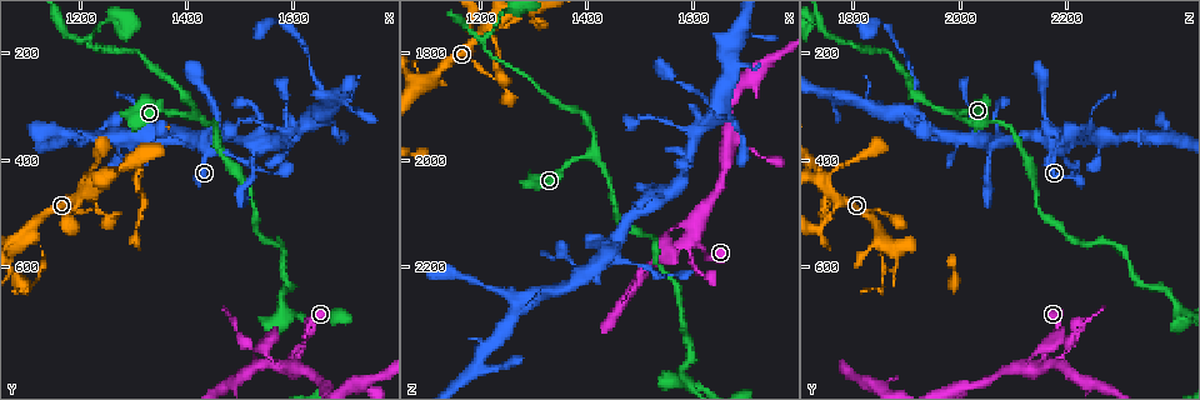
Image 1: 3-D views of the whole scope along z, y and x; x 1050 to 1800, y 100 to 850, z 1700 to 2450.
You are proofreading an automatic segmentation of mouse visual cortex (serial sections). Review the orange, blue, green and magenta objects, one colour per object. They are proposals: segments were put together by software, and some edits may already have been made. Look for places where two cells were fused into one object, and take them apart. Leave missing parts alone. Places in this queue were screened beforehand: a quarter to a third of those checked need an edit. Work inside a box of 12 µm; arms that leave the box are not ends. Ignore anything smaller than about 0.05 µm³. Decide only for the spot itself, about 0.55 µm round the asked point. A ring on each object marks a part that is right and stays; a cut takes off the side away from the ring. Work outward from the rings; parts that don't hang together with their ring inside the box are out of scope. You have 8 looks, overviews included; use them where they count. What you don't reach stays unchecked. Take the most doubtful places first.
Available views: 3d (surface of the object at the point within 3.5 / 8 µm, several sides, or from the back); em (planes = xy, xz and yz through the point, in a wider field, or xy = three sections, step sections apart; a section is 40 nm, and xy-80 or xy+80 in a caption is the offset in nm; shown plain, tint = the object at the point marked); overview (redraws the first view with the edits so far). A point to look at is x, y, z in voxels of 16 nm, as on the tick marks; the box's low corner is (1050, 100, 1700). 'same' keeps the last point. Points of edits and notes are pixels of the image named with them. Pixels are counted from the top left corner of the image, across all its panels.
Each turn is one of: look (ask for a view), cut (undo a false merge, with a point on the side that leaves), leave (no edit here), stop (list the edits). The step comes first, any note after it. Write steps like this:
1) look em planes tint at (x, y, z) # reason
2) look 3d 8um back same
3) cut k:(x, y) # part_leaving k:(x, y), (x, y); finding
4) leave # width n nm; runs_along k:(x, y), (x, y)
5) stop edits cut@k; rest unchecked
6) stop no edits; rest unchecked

look 3d 3.5um at (1210, 455, 1745) # three-way junction

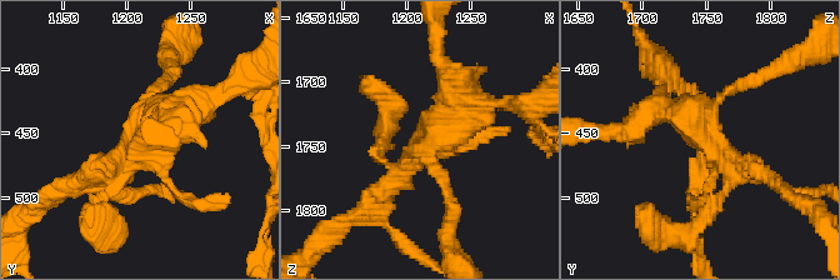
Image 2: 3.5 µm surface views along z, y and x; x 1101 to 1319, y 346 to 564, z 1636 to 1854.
look em planes tint at (1216, 456, 1752) # shape alone is not enough

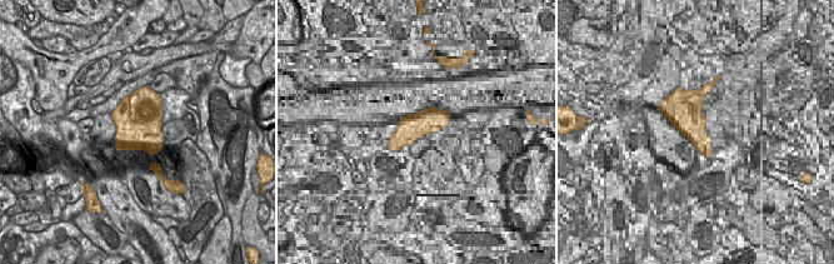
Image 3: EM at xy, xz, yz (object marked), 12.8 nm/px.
look em xy step 2 tint same

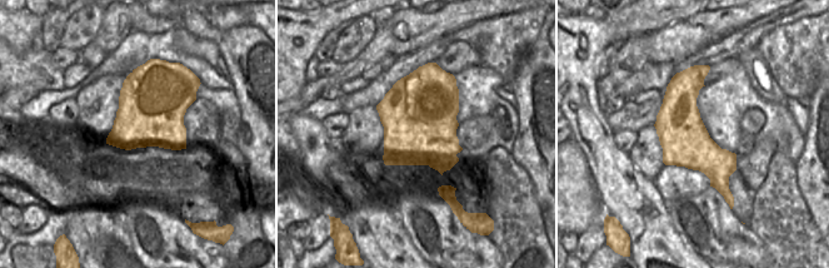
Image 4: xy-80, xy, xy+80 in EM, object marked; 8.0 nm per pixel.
leave # all the same cell

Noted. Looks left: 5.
look 3d 3.5um at (1205, 175, 1775) # thin neck

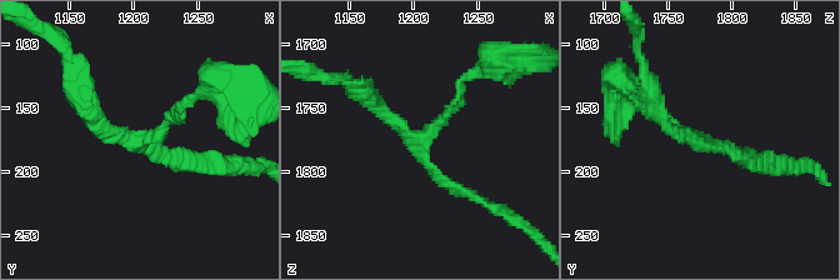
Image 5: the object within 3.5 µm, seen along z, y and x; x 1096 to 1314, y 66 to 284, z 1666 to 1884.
look em xy step 1 tint at (1204, 176, 1776) # arms 3; arm_widths 150, 150, 200 nm; shape alone is not enough

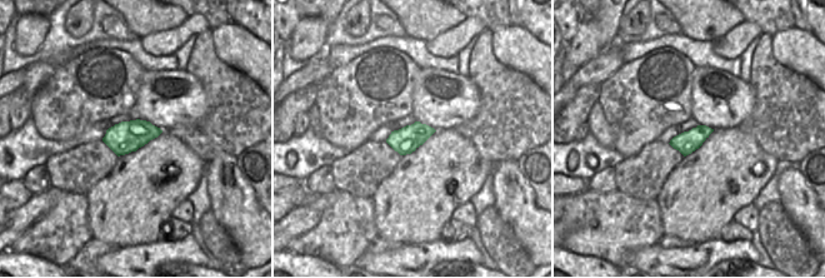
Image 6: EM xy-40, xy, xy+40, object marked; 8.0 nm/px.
leave # continuous, no second cell

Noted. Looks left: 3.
look 3d 8um at (1530, 790, 2195) # thin neck

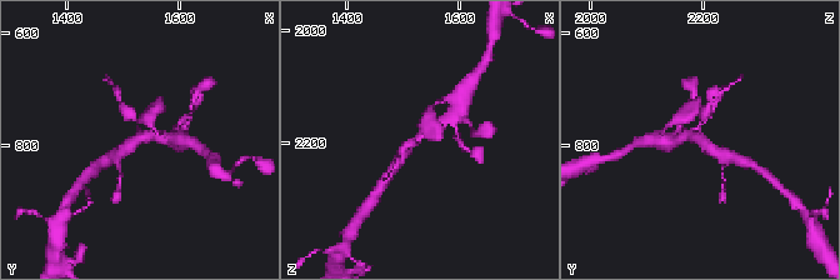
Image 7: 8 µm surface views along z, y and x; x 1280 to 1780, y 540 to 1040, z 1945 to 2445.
look 3d 3.5um at (1525, 785, 2190) # closer look

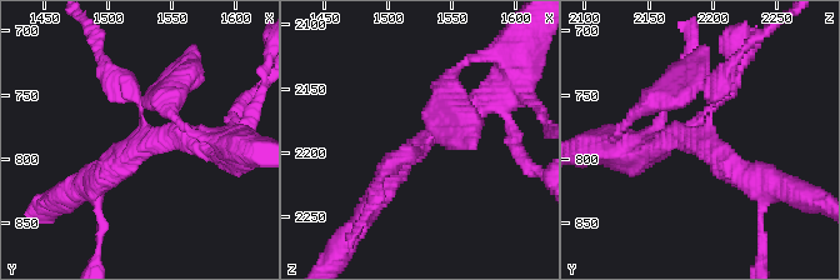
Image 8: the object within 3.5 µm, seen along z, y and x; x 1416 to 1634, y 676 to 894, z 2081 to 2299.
cut 8:(720, 88) # arm_widths 200, 250, 300 nm; part_leaving 8:(140, 105), (109, 75), (94, 33); a second cell is stuck on

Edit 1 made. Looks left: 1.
stop edits cut@8; rest unchecked

